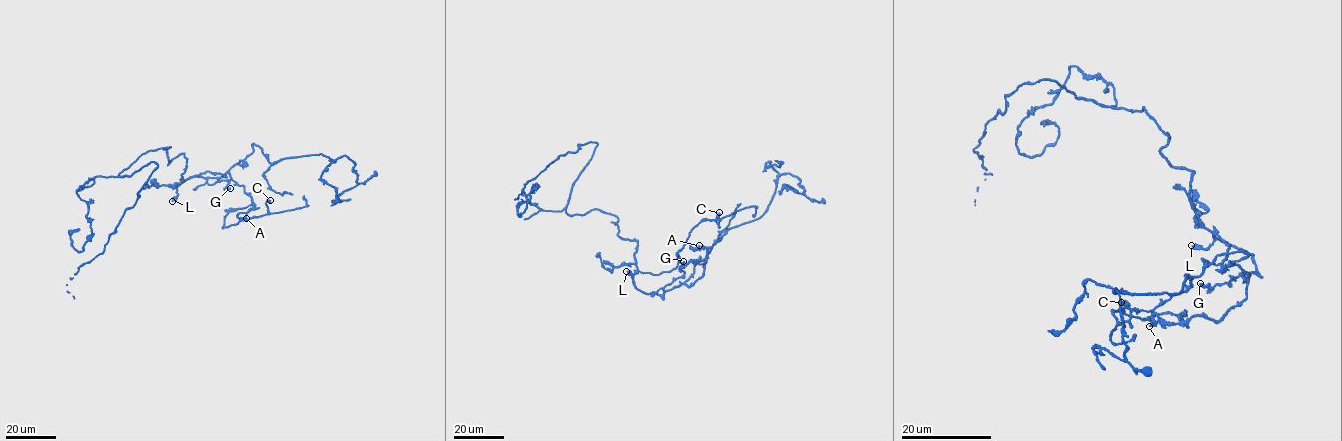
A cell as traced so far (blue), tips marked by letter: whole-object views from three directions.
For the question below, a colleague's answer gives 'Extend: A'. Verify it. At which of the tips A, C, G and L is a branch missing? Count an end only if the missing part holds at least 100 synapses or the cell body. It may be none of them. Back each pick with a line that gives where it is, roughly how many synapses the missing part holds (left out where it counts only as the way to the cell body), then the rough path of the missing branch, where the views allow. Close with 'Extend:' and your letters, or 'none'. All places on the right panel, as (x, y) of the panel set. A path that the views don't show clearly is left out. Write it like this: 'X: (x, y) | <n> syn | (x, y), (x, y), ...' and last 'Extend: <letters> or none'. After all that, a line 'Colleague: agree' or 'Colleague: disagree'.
Extend: none
Colleague: disagree

